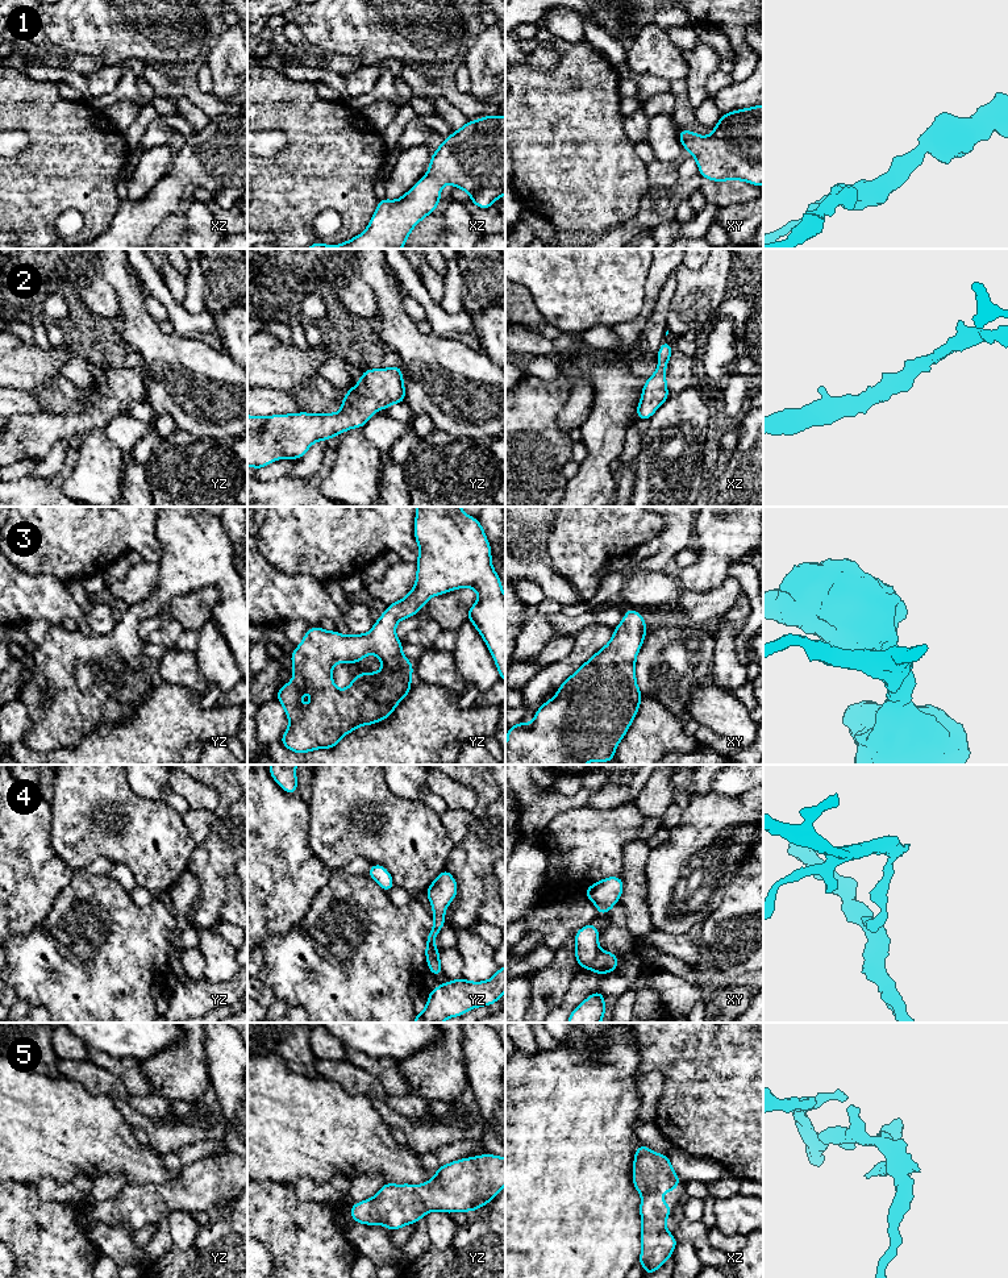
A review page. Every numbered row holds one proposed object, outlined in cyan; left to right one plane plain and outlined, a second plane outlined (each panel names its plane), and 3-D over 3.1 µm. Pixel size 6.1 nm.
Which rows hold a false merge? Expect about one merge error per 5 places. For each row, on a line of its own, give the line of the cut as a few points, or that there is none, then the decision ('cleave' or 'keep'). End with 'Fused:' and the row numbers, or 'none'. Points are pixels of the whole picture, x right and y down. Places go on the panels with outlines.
1: no cut | keep
2: no cut | keep
3: no cut | keep
4: xy (600, 950), (588, 968) | cleave
5: no cut | keep
Fused: 4

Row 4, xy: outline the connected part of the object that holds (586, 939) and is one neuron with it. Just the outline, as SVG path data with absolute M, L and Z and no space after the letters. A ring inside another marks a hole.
M587 924L580 928L575 936L575 958L580 969L590 969L596 959L600 948L599 948L599 929L592 924Z

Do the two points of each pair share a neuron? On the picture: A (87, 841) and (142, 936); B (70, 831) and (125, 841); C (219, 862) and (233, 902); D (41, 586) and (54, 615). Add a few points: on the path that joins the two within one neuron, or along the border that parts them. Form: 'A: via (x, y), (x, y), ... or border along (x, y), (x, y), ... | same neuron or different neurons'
A: border along (84, 866), (74, 871) | different neurons
B: via (83, 831), (112, 836) | same neuron
C: border along (233, 871), (228, 877), (228, 899), (221, 916) | different neurons
D: via (42, 592), (54, 604), (54, 608) | same neuron

